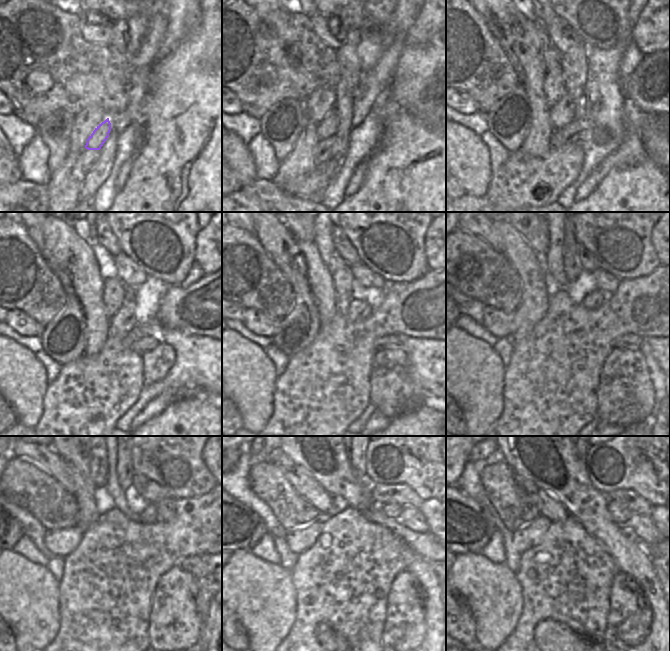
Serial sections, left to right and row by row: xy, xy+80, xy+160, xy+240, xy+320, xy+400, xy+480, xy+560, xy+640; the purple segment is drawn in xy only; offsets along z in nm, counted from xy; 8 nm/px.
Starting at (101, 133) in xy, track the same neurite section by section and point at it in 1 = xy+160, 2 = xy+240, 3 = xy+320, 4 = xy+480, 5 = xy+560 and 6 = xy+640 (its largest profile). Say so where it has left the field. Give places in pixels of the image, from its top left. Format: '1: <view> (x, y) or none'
1: xy+160 (563, 112)
2: xy+240 (120, 325)
3: xy+320 (357, 310)
4: xy+480 (149, 515)
5: xy+560 (390, 510)
6: xy+640 (620, 514)

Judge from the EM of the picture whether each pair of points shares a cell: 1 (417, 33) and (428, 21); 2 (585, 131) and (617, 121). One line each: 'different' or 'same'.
1: same
2: different

